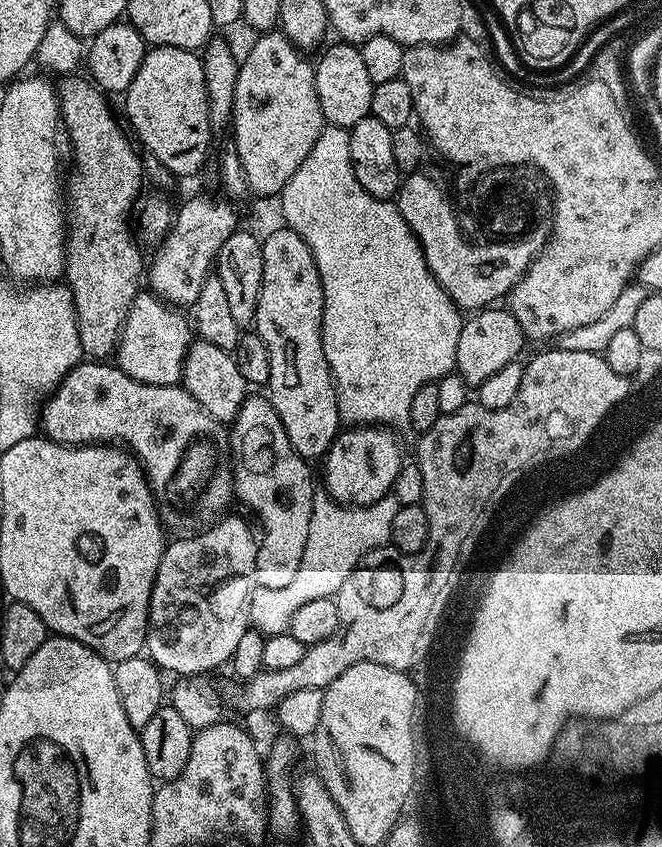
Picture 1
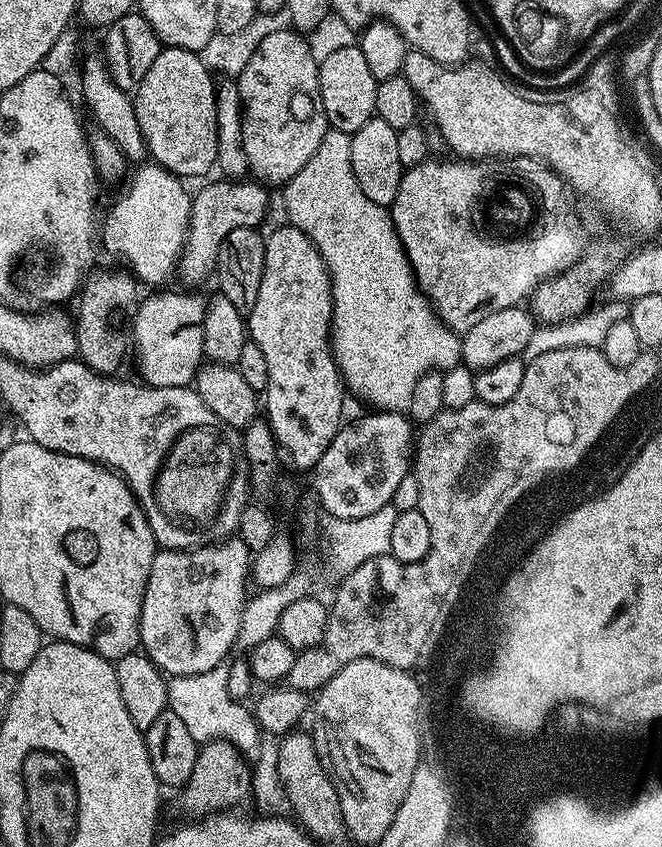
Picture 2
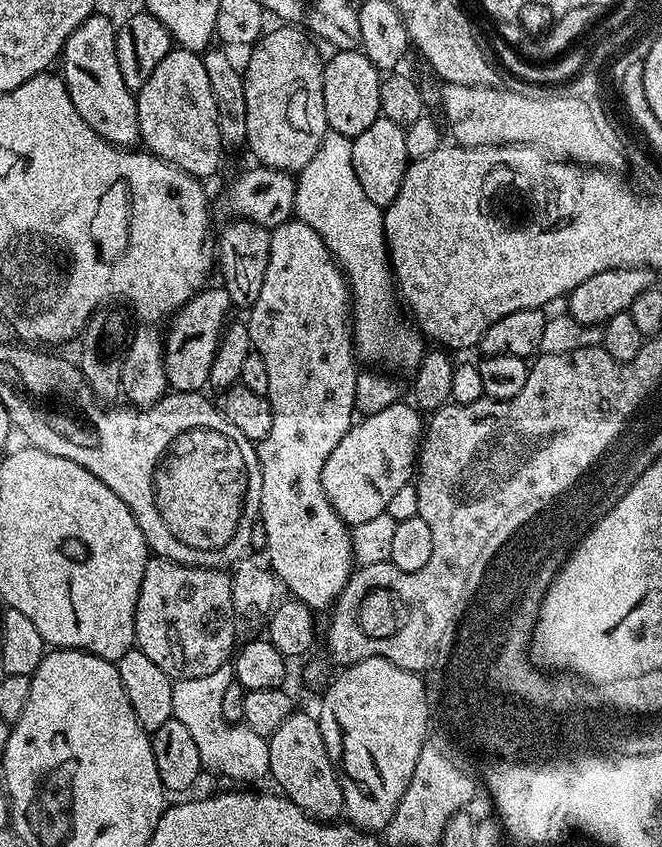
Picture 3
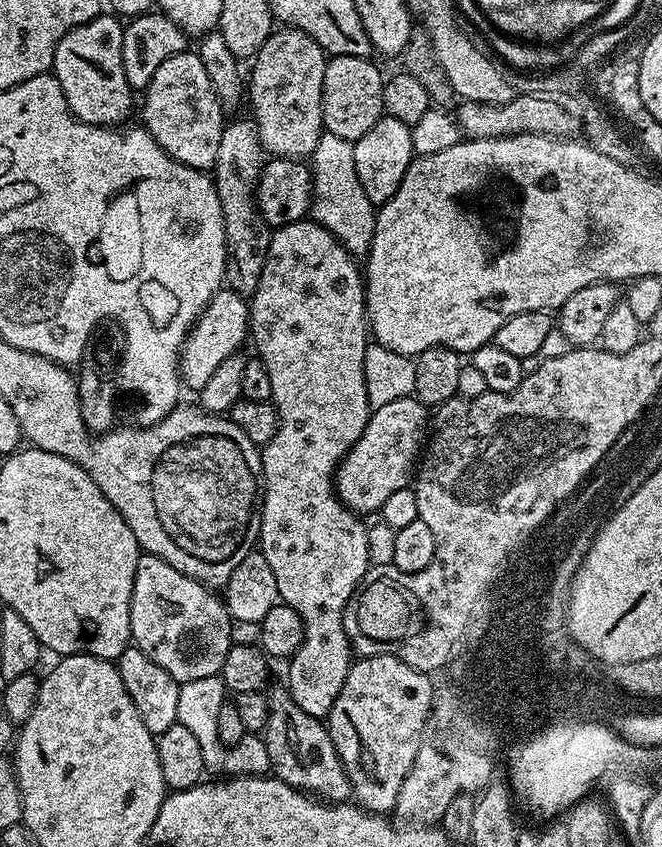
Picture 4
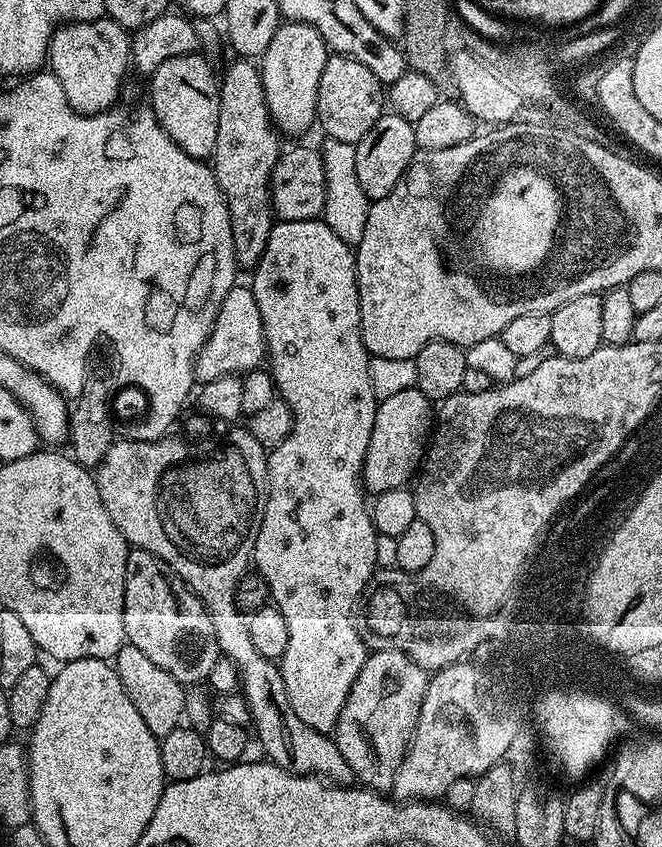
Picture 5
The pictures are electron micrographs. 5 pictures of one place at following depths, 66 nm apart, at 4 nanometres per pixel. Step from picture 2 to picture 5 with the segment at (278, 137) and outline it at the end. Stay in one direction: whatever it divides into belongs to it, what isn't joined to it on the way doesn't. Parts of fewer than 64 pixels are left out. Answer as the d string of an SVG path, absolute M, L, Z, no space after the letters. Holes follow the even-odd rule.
M284 22L274 38L270 38L270 46L266 46L263 56L259 57L258 67L266 106L273 124L285 137L300 136L311 124L313 127L317 123L318 81L322 79L322 70L329 55L330 50L322 34L318 34L314 26Z

